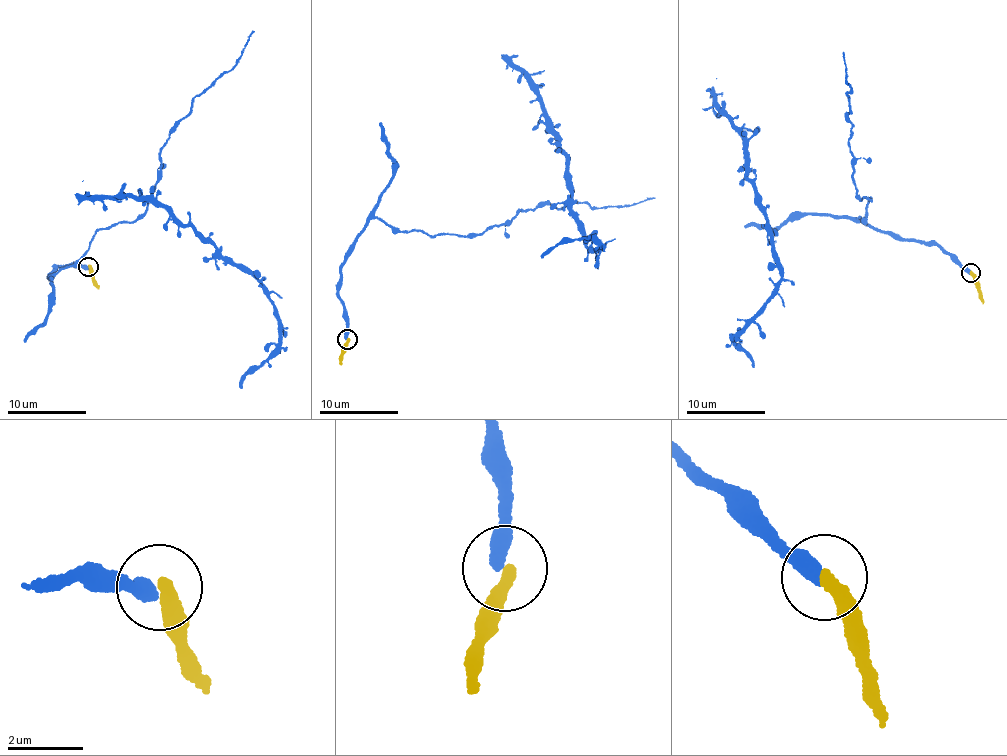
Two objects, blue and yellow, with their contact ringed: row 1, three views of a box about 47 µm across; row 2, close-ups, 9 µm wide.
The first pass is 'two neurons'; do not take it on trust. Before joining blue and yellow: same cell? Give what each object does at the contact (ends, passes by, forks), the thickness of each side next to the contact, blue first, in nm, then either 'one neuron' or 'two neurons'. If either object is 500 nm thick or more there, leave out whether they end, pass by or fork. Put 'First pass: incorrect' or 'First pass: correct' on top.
First pass: incorrect
blue ends | yellow ends | 420/380 nm | one neuron

